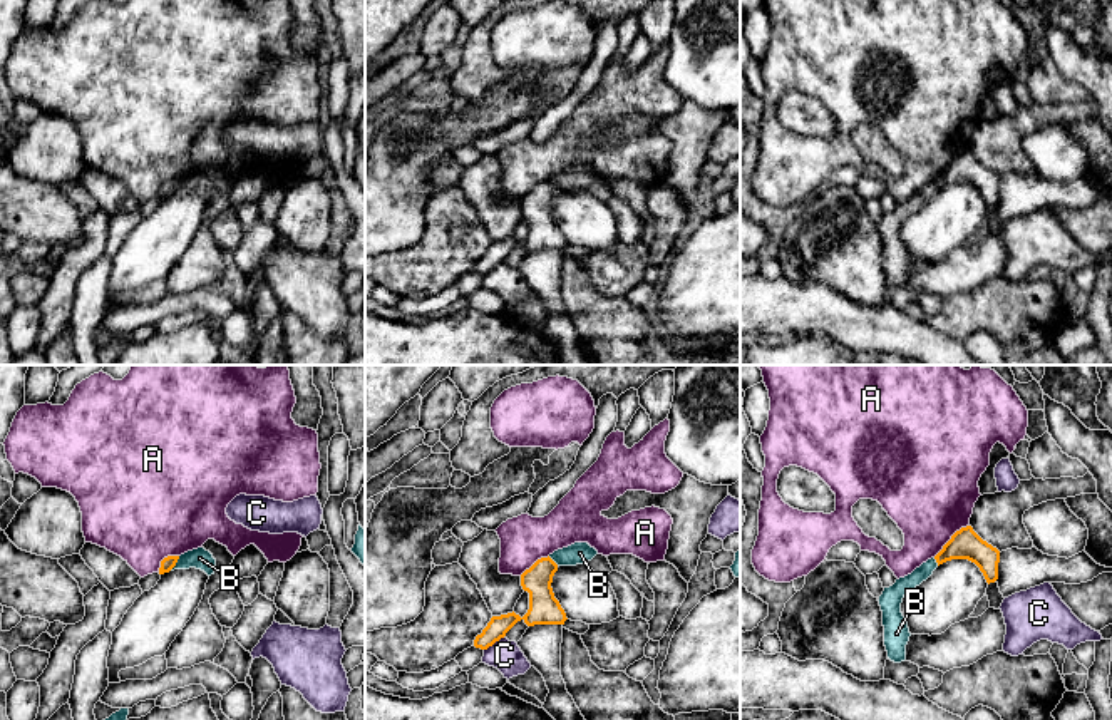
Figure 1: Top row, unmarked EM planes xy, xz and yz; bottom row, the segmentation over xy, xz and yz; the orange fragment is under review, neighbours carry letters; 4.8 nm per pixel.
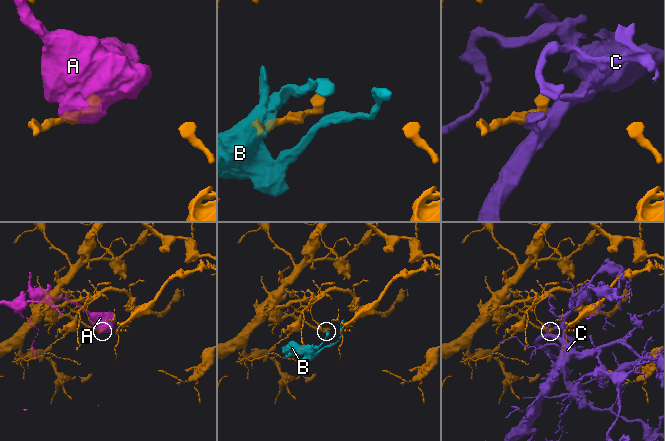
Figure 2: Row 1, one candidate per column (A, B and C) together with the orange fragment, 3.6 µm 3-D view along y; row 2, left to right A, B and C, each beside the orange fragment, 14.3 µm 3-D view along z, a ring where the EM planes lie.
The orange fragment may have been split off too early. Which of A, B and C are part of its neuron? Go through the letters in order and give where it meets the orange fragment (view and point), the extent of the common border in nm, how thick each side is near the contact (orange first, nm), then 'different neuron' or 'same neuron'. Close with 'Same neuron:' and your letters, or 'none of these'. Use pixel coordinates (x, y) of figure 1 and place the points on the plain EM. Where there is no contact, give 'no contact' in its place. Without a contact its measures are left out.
A: contact yz (952, 163); length 240 nm; calibres 140 and 440 nm; different neuron
B: contact xy (176, 186); length 90 nm; calibres 70 and 100 nm; different neuron
C: contact xz (494, 267); length 130 nm; calibres 110 and 150 nm; different neuron
Same neuron: none of these

